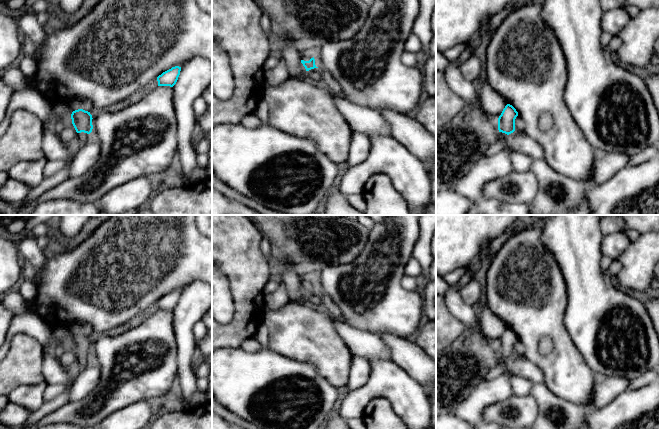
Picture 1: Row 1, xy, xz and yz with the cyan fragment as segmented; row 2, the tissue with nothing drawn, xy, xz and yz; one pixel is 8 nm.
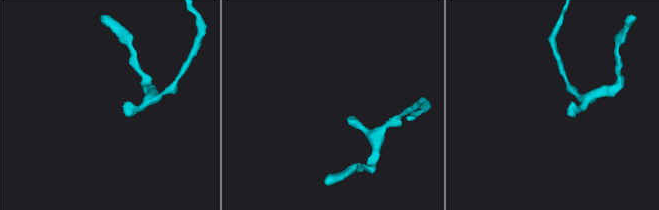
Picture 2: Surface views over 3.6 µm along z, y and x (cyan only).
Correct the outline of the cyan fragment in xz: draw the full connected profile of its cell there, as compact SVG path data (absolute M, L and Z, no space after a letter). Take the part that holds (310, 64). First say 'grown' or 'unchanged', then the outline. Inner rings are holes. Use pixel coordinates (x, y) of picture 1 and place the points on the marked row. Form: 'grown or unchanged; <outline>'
grown; M305 53L301 57L301 63L305 67L306 71L309 71L314 68L318 68L315 65L315 59L311 53Z

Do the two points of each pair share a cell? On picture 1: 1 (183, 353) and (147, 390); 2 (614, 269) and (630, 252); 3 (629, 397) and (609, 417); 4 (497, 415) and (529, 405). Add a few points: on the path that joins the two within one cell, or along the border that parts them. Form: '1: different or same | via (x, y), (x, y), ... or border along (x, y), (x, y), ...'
1: different | border along (174, 337), (176, 343), (177, 376)
2: different | border along (618, 258), (621, 270), (616, 276)
3: same | via (624, 402), (614, 412)
4: same | via (505, 408), (509, 404), (521, 405)

